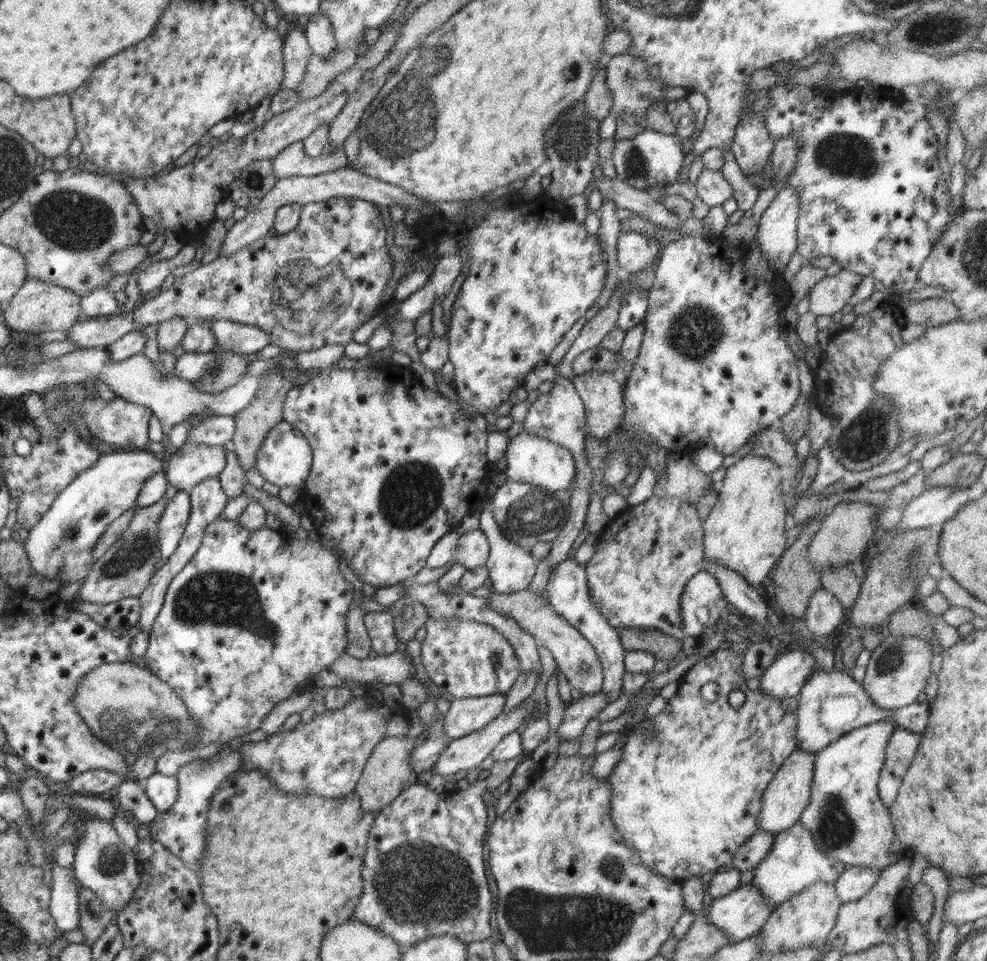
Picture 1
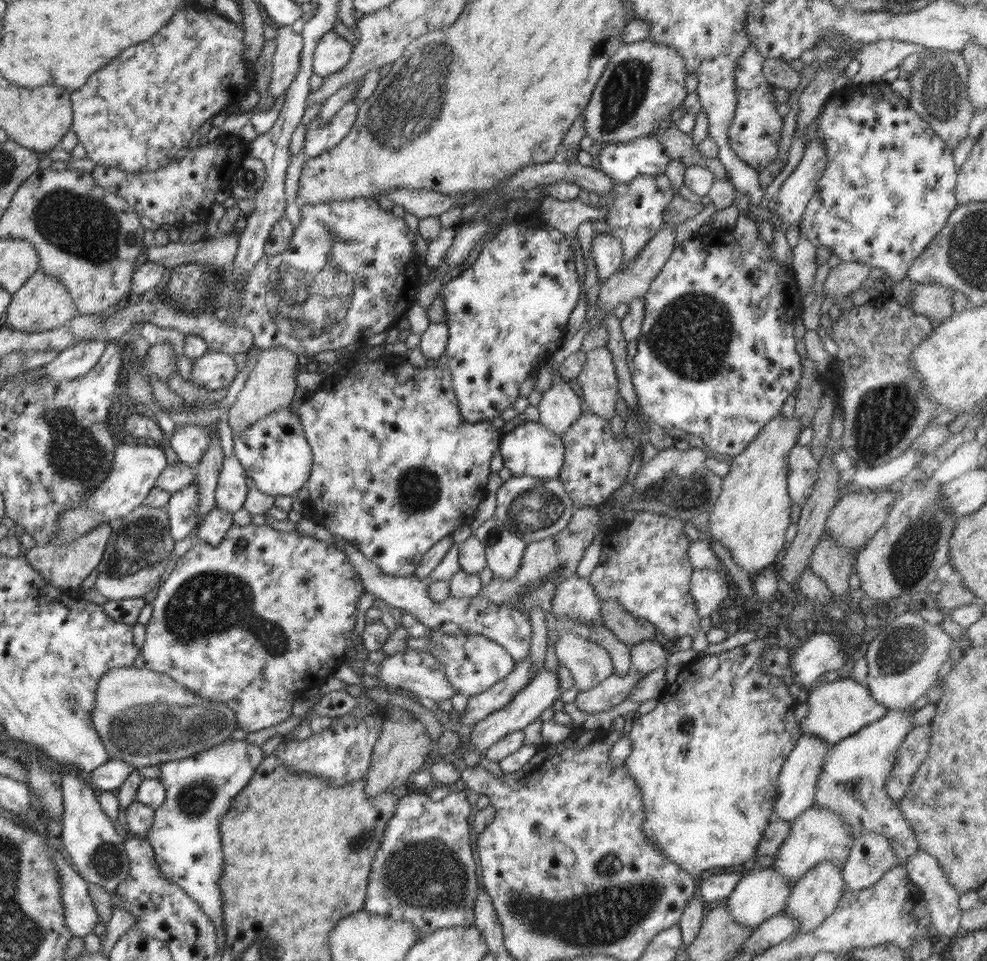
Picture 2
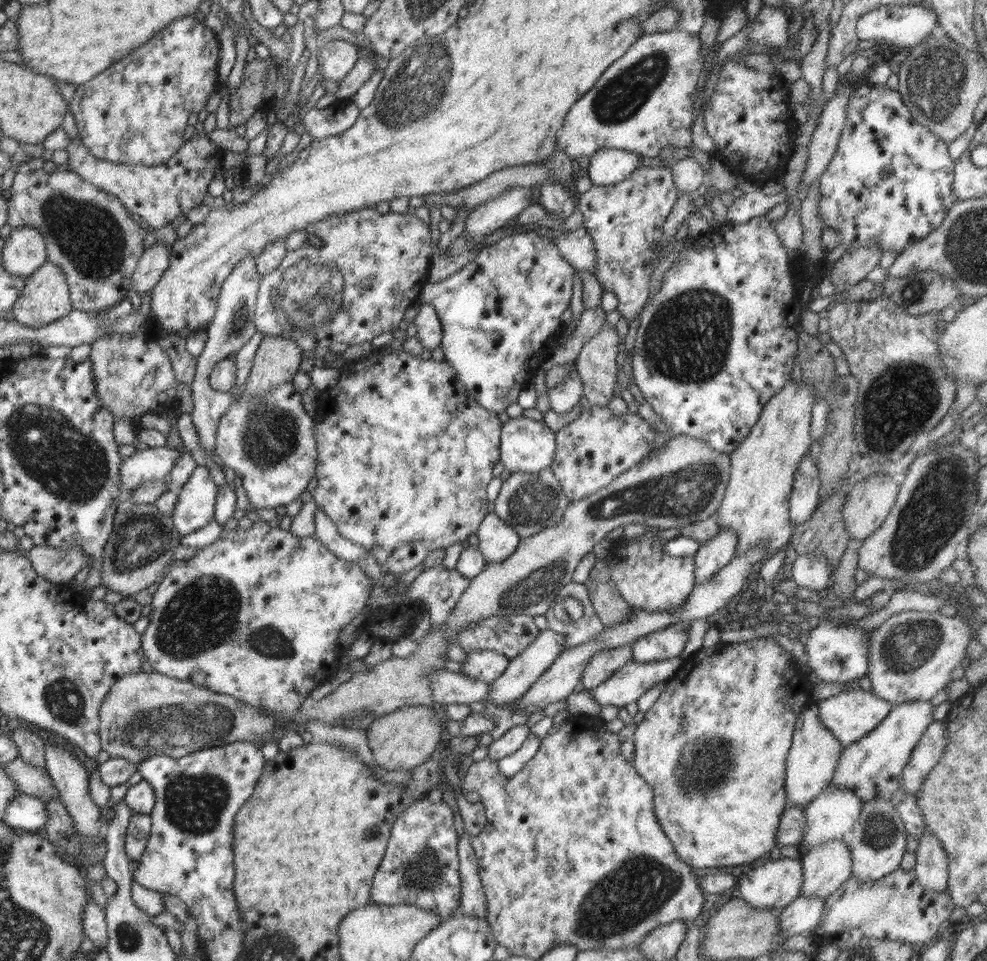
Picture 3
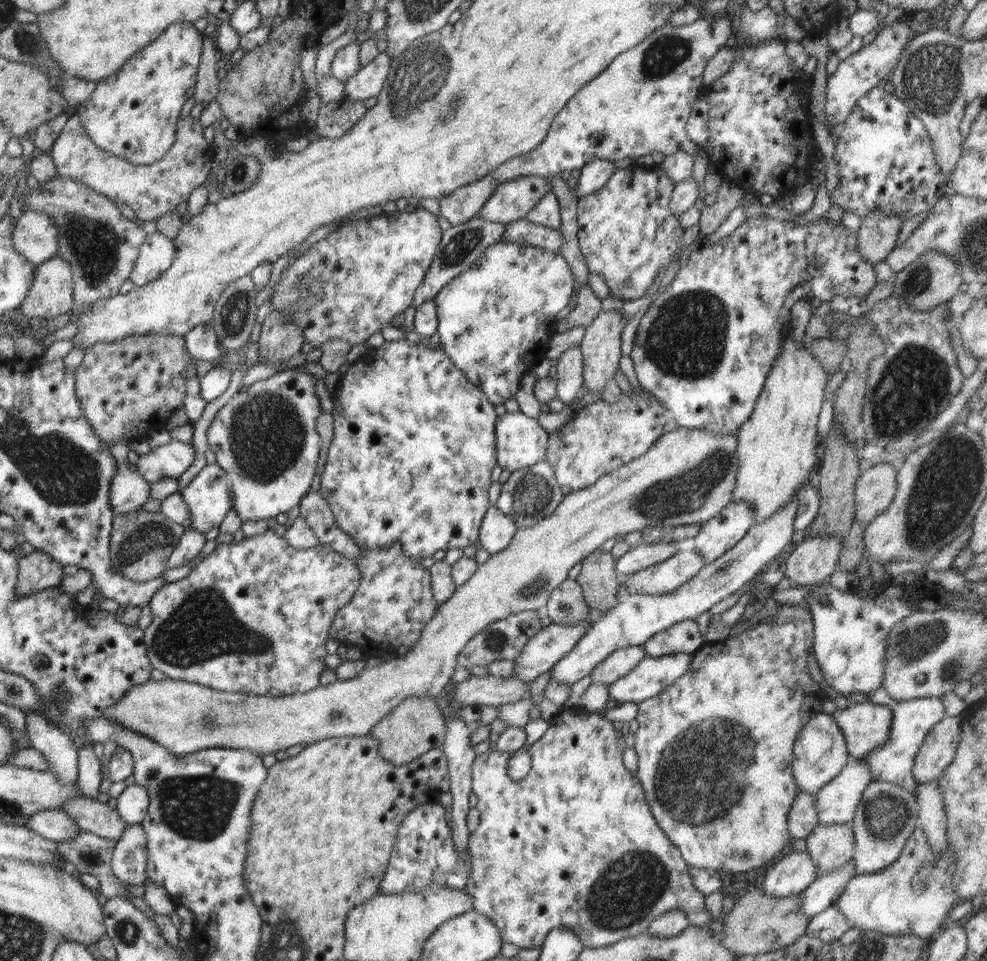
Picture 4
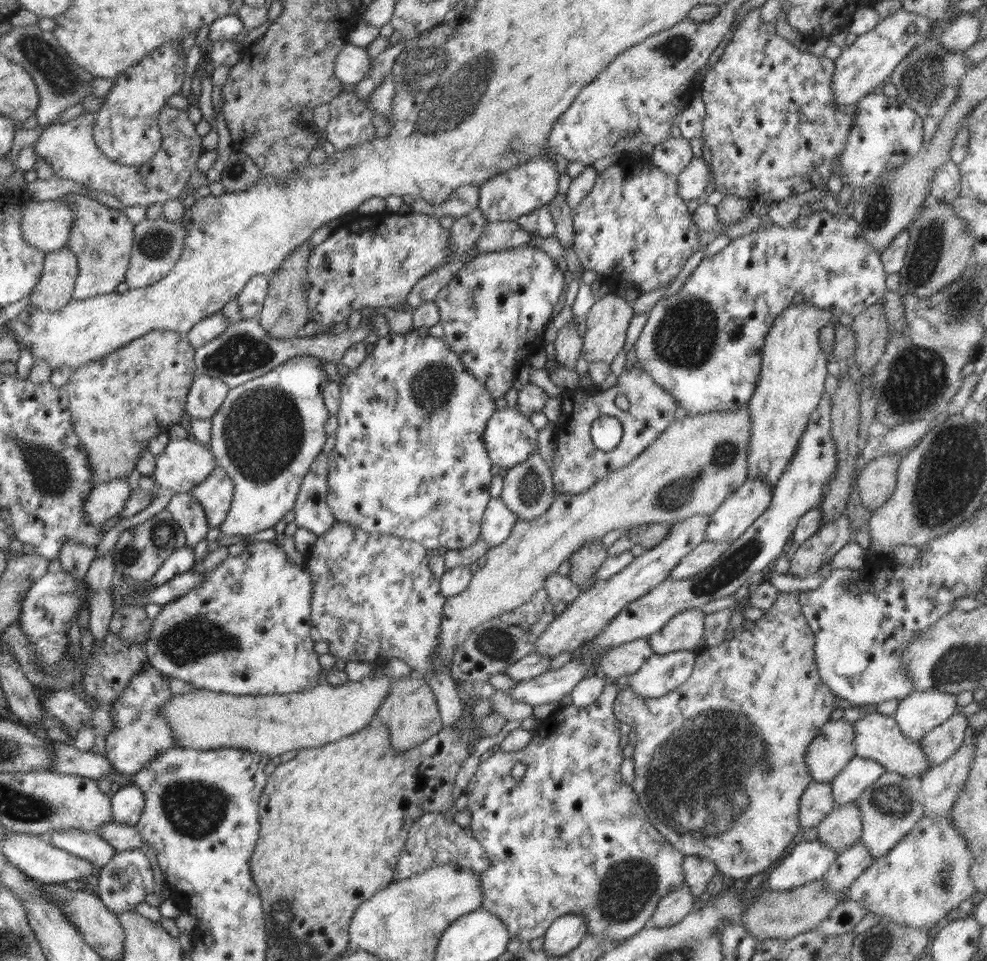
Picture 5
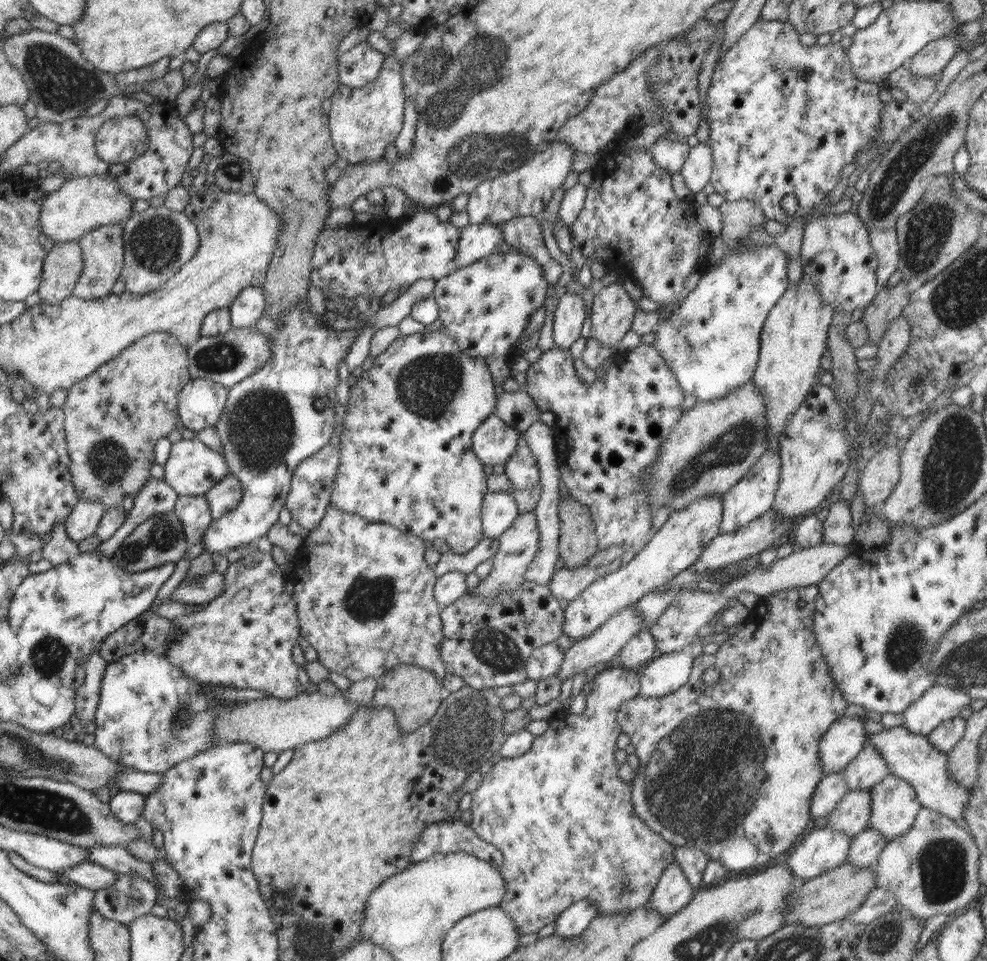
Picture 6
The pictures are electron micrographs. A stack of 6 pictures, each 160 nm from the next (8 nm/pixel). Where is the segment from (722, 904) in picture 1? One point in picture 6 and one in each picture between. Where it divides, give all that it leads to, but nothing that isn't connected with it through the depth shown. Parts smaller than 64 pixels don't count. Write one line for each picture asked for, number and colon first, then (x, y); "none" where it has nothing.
2: (763, 893)
3: (772, 886)
4: (794, 872)
5: (806, 861)
6: (820, 850)

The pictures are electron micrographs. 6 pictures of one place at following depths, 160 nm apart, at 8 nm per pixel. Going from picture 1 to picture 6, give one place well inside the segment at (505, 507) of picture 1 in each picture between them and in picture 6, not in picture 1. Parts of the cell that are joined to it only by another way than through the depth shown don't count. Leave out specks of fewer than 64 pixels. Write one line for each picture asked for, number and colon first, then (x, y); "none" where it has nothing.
2: (534, 508)
3: (528, 502)
4: (529, 495)
5: (528, 491)
6: (522, 469)

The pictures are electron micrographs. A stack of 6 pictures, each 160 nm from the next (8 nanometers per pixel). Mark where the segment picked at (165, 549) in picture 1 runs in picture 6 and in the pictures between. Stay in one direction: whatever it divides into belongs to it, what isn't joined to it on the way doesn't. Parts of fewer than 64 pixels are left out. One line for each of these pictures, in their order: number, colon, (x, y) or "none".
2: (182, 509)
3: (195, 503)
4: (207, 496)
5: (215, 494)
6: (224, 496)

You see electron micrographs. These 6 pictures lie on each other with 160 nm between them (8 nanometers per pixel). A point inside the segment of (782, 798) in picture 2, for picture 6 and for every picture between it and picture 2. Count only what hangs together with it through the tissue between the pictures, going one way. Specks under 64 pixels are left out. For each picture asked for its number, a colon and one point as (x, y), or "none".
3: (812, 759)
4: (820, 751)
5: (834, 746)
6: (841, 743)

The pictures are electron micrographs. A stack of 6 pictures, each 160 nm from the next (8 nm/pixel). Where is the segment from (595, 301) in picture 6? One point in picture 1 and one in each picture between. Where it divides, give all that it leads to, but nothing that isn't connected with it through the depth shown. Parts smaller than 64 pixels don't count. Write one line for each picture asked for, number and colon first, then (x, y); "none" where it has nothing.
1: (601, 393)
2: (598, 381)
3: (596, 366)
4: (600, 347)
5: (608, 319)

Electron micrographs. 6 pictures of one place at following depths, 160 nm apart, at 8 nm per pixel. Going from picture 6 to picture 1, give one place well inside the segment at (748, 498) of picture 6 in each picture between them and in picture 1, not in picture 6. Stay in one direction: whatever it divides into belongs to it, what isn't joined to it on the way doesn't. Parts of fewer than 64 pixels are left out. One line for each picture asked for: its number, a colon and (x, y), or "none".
1: (703, 603)
2: (709, 588)
3: (713, 554)
4: (715, 537)
5: (746, 504)

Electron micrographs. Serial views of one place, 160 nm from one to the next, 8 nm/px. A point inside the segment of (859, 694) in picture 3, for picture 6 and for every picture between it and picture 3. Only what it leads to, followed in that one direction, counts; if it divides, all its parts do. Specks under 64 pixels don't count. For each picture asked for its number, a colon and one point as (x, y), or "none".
4: (865, 726)
5: (878, 737)
6: (911, 757)

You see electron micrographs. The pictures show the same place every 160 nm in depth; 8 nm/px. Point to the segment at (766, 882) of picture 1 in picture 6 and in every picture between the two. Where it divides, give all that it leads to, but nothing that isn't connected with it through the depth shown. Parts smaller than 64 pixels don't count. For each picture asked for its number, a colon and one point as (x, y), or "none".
2: (818, 835)
3: (831, 815)
4: (837, 801)
5: (859, 773)
6: (868, 768)

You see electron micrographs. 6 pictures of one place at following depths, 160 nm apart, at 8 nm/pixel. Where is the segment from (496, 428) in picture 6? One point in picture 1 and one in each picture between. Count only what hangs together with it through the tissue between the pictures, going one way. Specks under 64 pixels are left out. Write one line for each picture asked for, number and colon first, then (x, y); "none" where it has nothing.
1: (532, 460)
2: (531, 449)
3: (526, 446)
4: (521, 442)
5: (509, 437)

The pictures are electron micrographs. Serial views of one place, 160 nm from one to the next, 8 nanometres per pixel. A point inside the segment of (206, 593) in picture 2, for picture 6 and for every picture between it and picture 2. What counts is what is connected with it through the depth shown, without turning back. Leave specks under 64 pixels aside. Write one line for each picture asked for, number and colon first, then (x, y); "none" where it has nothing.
3: (255, 615)
4: (253, 617)
5: (245, 629)
6: (244, 638)

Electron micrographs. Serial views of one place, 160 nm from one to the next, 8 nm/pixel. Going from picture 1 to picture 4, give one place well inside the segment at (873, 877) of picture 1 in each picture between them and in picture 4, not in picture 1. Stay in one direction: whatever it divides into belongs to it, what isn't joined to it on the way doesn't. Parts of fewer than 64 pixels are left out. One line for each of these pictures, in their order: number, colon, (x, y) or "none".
2: (872, 856)
3: (877, 842)
4: (884, 820)

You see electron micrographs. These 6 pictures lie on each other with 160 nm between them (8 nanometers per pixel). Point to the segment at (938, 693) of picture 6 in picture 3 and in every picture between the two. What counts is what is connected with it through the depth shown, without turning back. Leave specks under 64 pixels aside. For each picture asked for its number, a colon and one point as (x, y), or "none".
3: (871, 767)
4: (893, 761)
5: (917, 714)

